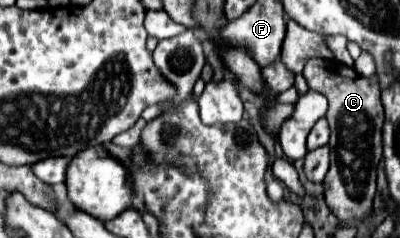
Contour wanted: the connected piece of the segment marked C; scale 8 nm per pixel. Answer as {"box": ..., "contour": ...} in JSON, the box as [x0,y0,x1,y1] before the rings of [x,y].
{"box":[303,59,383,221],"contour":[[[309,59],[303,75],[309,89],[319,91],[329,99],[325,117],[331,127],[331,167],[323,181],[327,203],[341,221],[363,217],[371,211],[375,195],[375,169],[383,155],[383,105],[379,99],[379,79],[377,75],[359,77],[353,69],[321,59]]]}

